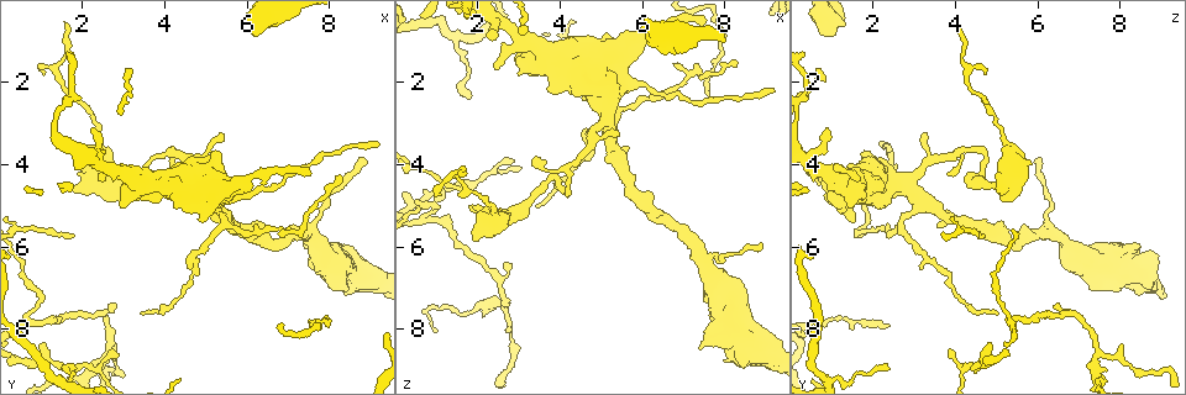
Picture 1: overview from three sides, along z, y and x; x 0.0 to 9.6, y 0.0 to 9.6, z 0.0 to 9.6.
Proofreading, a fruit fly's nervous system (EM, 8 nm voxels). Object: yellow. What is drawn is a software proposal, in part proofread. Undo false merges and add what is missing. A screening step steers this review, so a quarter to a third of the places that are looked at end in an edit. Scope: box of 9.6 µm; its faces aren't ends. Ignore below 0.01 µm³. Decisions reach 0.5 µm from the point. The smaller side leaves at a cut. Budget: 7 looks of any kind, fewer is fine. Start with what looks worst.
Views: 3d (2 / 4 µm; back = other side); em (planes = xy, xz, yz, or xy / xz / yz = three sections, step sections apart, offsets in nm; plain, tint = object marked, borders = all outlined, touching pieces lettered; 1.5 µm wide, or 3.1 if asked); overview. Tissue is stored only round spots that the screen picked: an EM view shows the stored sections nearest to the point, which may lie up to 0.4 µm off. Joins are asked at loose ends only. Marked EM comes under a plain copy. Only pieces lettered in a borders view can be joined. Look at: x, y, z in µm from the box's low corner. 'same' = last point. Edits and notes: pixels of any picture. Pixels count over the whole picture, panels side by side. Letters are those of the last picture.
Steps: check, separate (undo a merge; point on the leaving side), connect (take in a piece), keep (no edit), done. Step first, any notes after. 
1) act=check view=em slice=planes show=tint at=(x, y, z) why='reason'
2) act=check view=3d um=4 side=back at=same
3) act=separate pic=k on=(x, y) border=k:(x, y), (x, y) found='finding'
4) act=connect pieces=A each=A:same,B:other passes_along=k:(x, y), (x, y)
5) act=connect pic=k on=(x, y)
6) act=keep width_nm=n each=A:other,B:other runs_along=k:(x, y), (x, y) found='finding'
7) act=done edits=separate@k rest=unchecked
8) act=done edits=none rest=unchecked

act=check view=em slice=planes show=borders at=(5.45, 5.40, 2.70) why='sudden change in width'

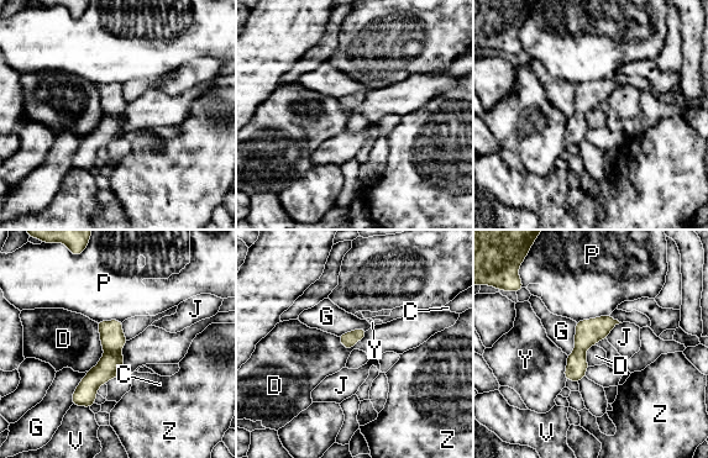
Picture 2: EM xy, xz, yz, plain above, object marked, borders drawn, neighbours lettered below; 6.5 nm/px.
act=keep width_nm=100 each=C:other,D:other,G:other,J:other,P:other,V:other,Y:other,Z:other runs_along=2:(118, 324), (113, 362), (74, 401) found='one cell here'

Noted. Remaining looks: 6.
act=check view=3d um=4 side=back at=(2.55, 8.60, 7.40) why='branch point'

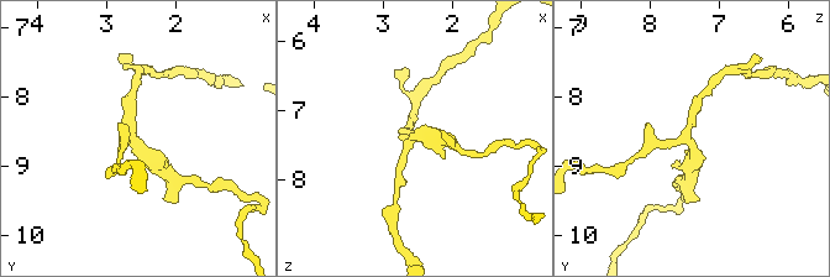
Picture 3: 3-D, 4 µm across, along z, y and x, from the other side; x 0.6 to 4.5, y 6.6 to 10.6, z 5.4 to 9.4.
act=check view=em slice=planes show=tint at=(2.60, 8.65, 7.45) arms=3

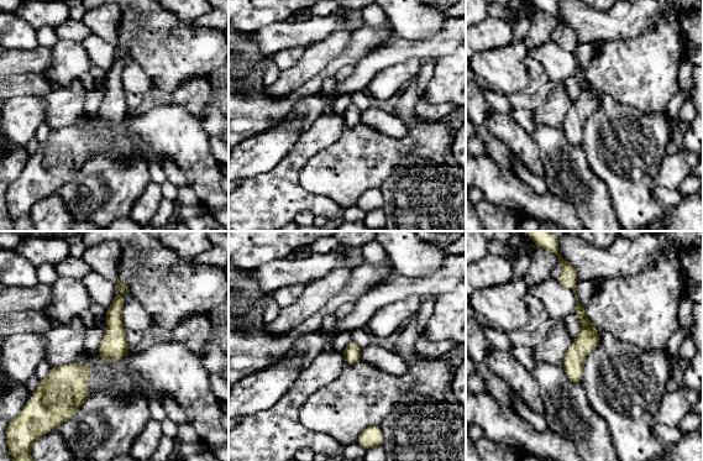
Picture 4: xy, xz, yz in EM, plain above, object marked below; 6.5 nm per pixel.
act=check view=em slice=planes show=borders at=same why='what lies round it'

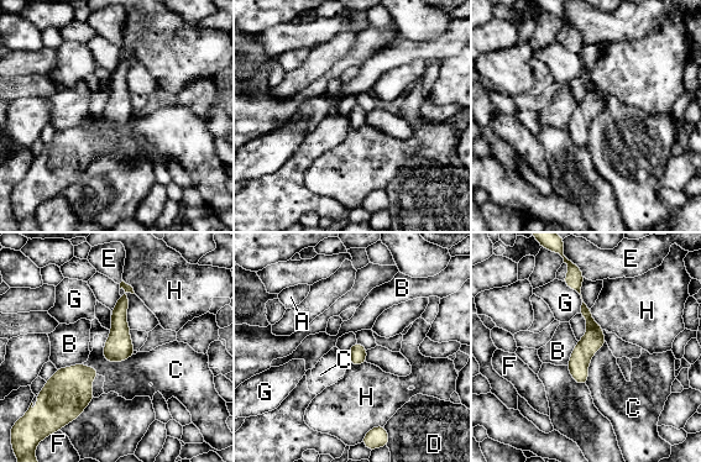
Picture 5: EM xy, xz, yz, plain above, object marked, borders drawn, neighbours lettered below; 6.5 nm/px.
act=keep longest_contact=C:300nm each=A:other,B:other,C:other,D:other,E:other,F:other,G:other,H:other runs_along=5:(584, 308), (591, 342), (581, 356), (581, 381) found='one cell here'

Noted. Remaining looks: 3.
act=check view=3d um=4 at=(3.40, 7.70, 4.95) why='long arm stops here'

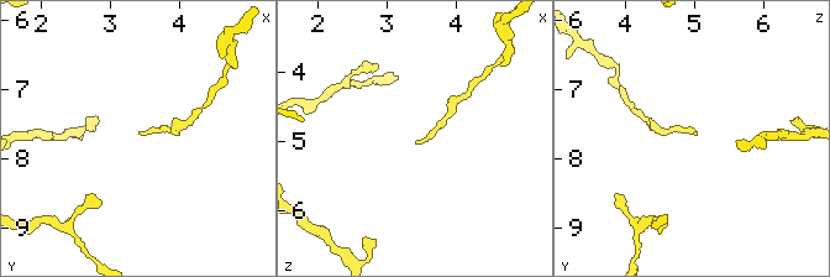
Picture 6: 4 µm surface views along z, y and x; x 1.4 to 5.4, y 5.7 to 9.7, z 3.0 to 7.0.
act=check view=em um=3.1 slice=xy step=16 show=tint at=(3.45, 7.65, 5.00) why='need the tissue'

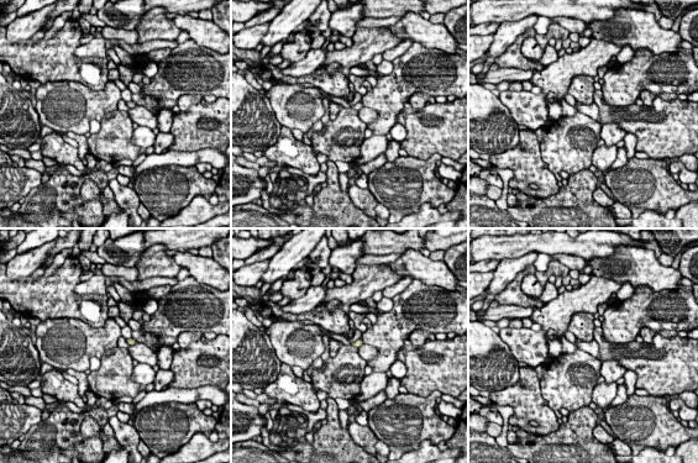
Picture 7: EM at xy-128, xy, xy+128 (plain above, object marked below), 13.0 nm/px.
act=check view=em um=3.1 slice=planes show=borders at=same

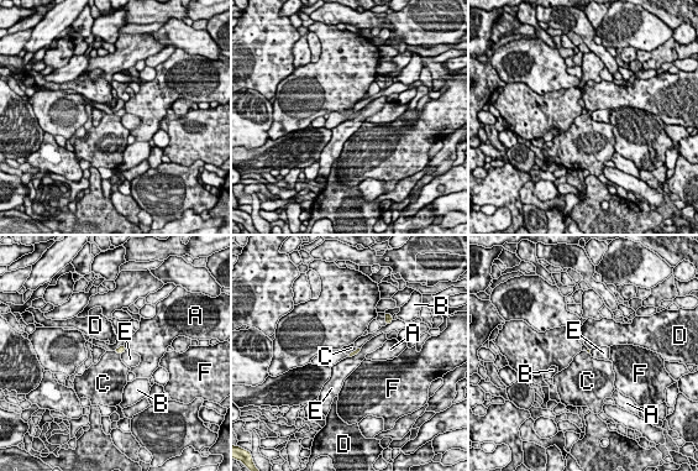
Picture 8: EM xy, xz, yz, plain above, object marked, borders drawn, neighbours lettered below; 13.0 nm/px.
act=keep each=A:other,B:other,C:other,D:other,E:other,F:other border=8:(357, 349), (347, 355) found='no lettered piece goes on from it'

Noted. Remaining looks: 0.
act=done edits=none rest=unchecked

